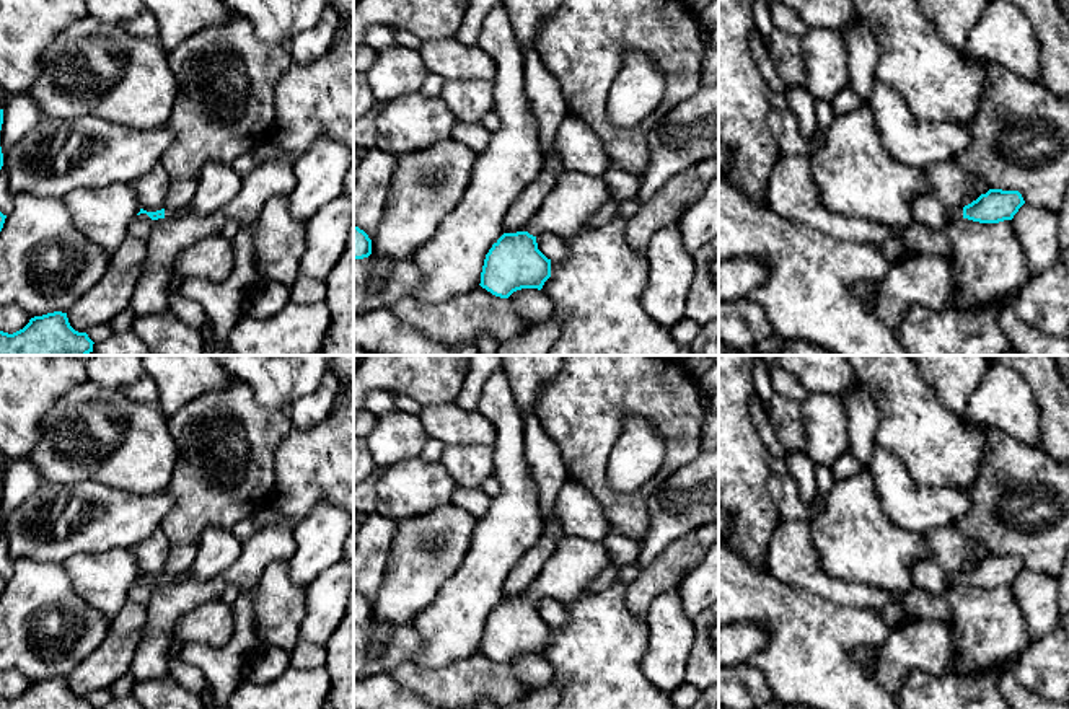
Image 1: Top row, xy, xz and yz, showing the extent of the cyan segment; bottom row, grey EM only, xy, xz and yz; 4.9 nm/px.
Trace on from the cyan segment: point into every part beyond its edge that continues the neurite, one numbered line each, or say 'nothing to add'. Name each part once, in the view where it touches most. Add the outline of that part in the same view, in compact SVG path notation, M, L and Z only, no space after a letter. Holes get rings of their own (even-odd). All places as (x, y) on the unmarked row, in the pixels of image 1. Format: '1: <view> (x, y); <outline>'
1: xz (576, 563); M564 536L525 597L533 601L541 598L575 601L588 595L590 583L609 566L609 554L603 541Z

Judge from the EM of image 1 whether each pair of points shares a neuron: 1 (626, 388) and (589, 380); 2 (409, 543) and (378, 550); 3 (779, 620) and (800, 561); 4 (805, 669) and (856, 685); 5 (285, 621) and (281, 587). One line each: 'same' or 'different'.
1: same
2: different
3: different
4: same
5: same

